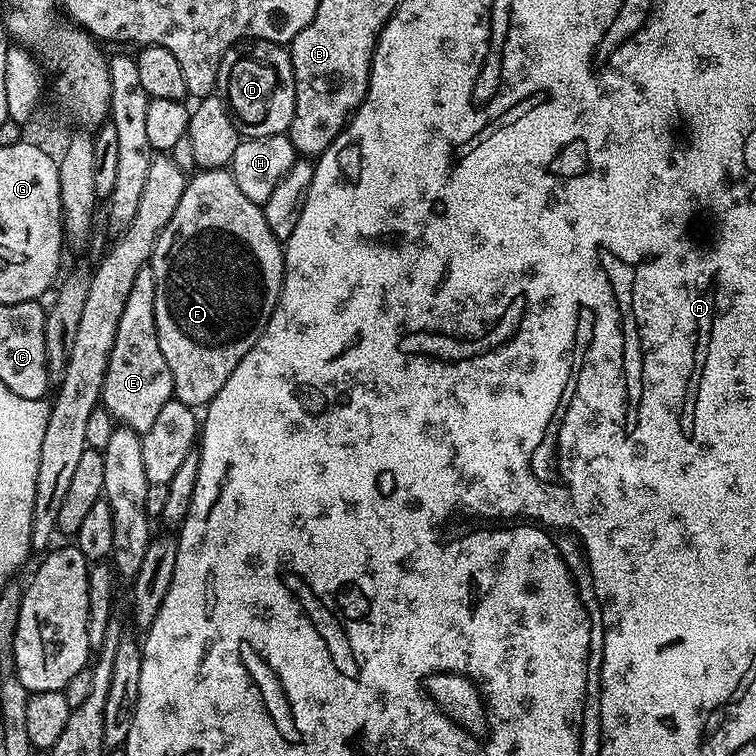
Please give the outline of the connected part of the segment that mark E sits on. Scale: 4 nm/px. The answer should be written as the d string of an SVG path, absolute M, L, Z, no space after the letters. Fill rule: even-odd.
M150 266L138 272L126 302L126 310L122 310L122 320L118 322L118 334L108 354L108 368L100 394L102 407L113 421L137 434L150 430L162 406L173 399L170 366L166 366L166 358L162 358L162 346L158 346L154 318L154 274Z

